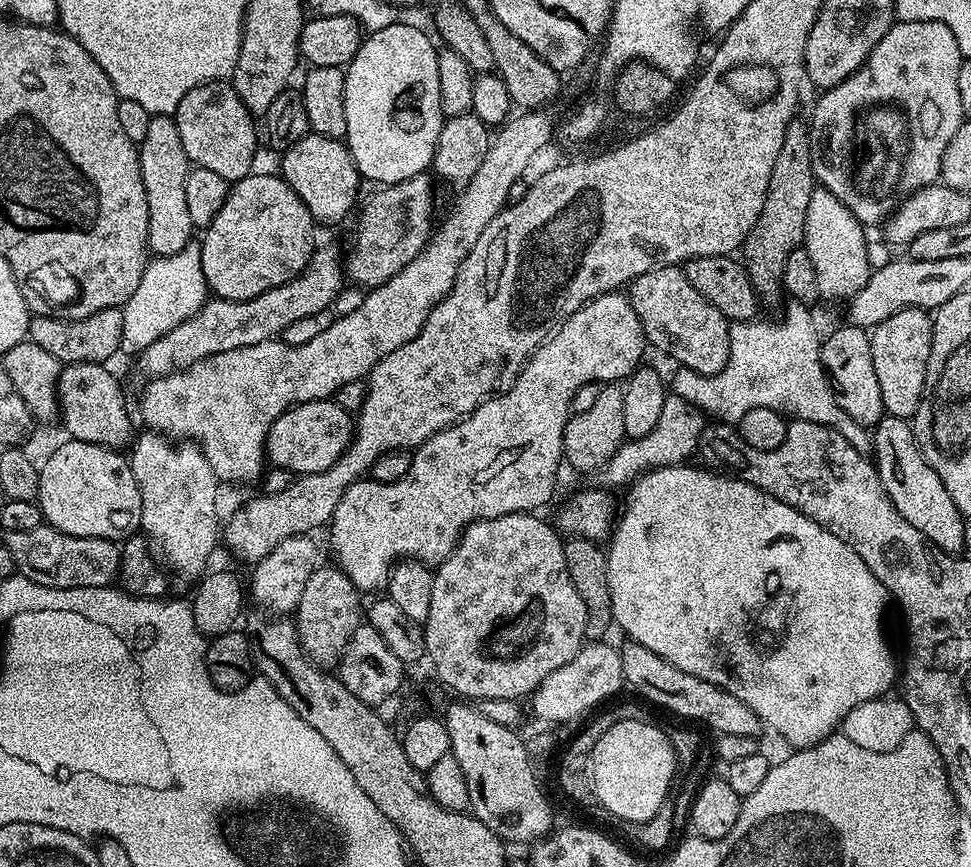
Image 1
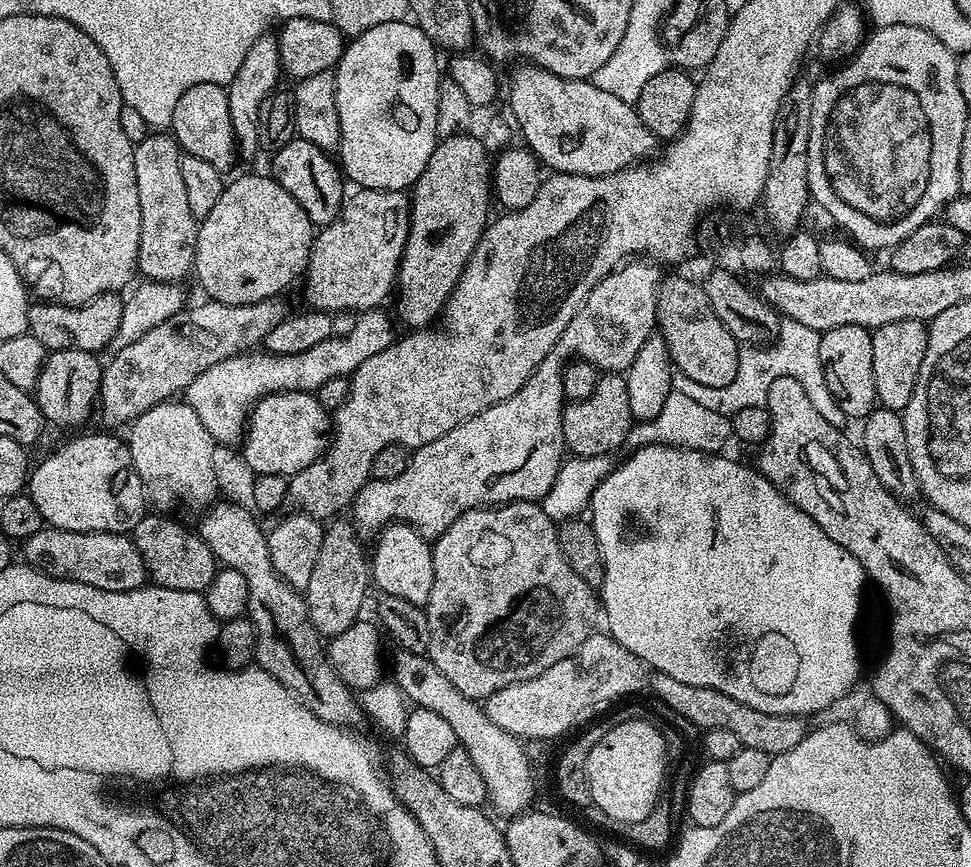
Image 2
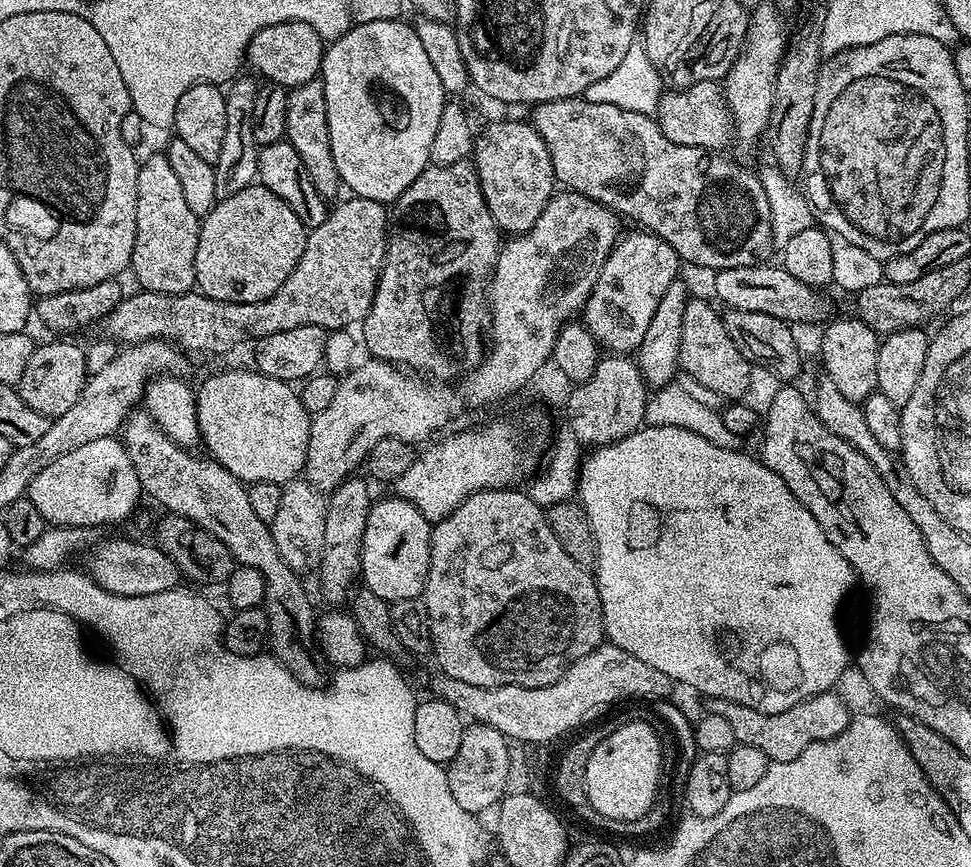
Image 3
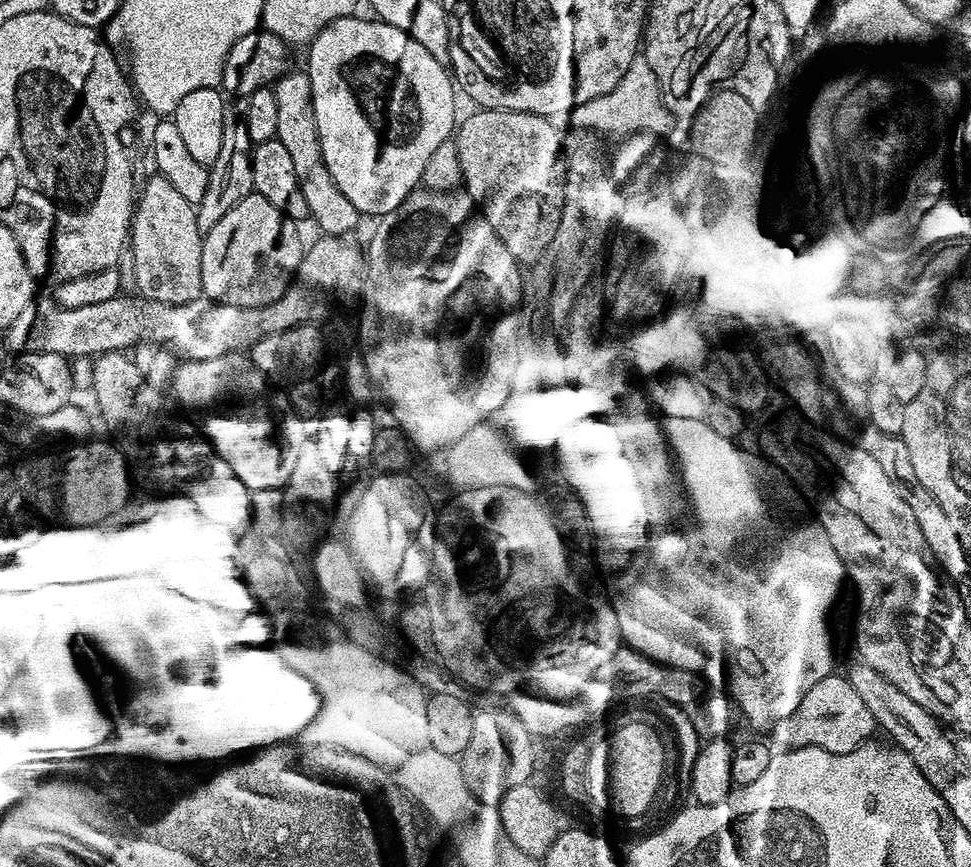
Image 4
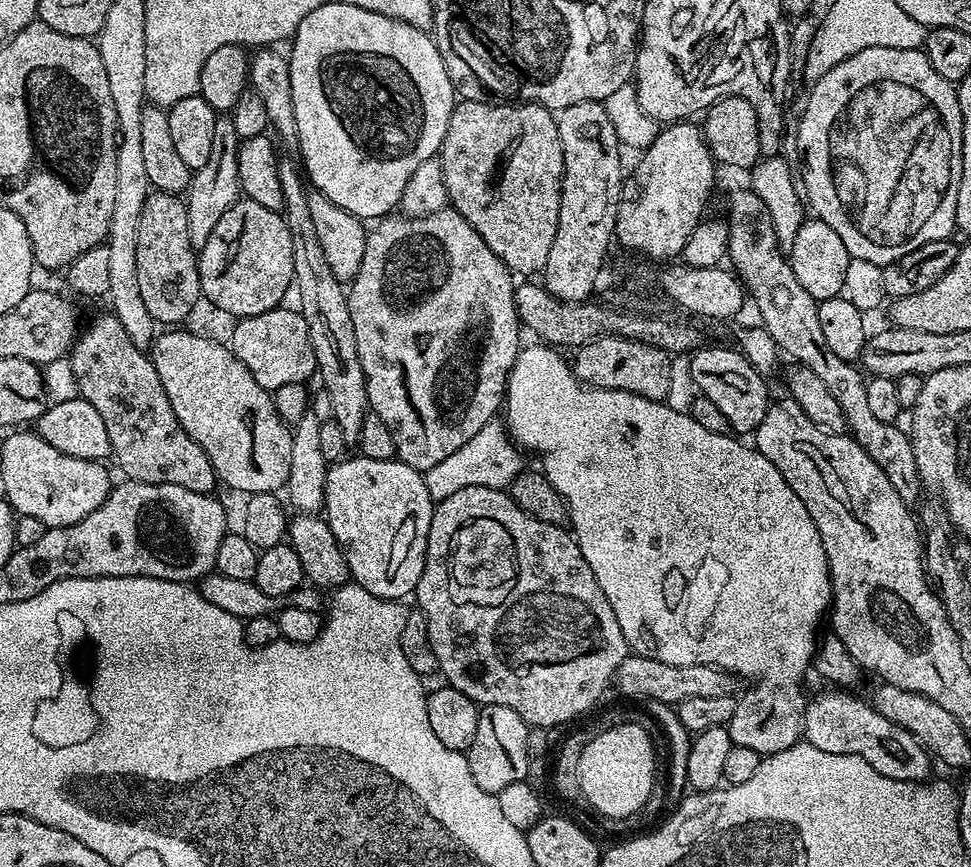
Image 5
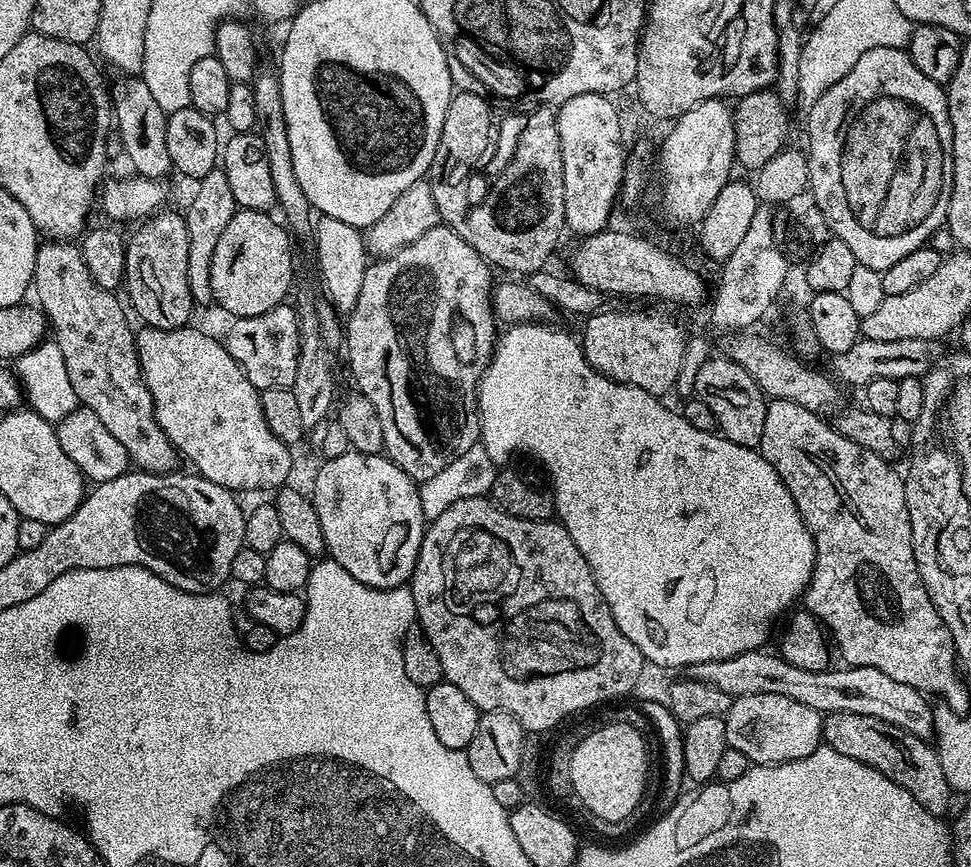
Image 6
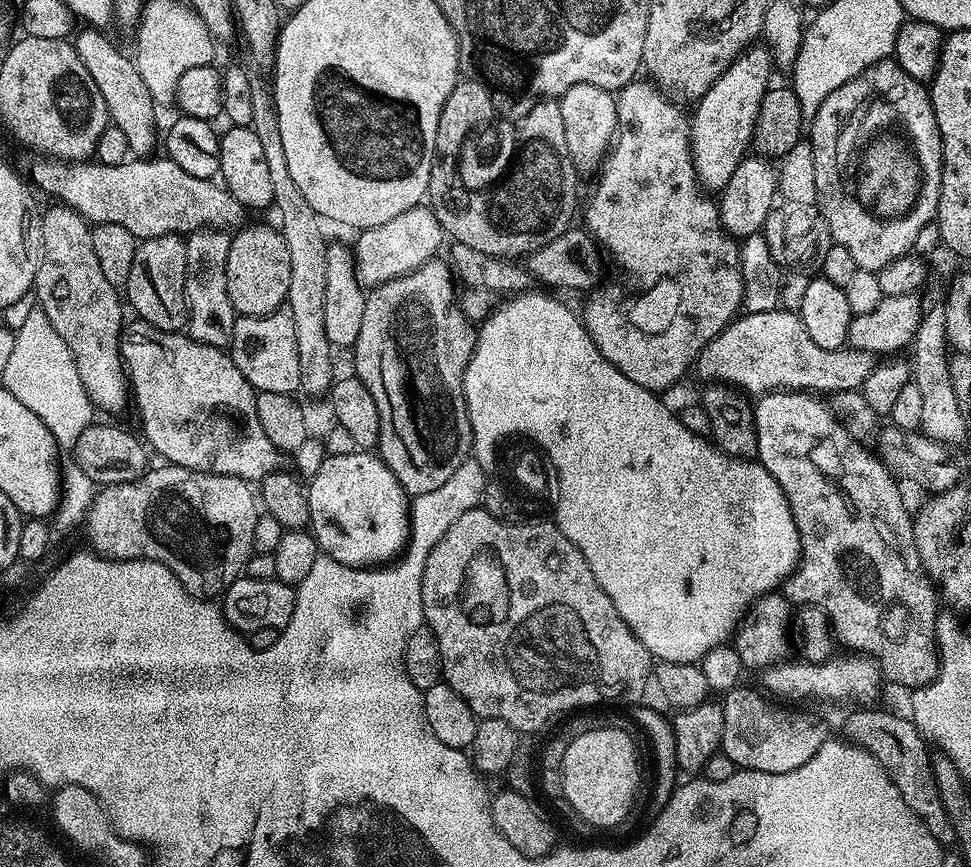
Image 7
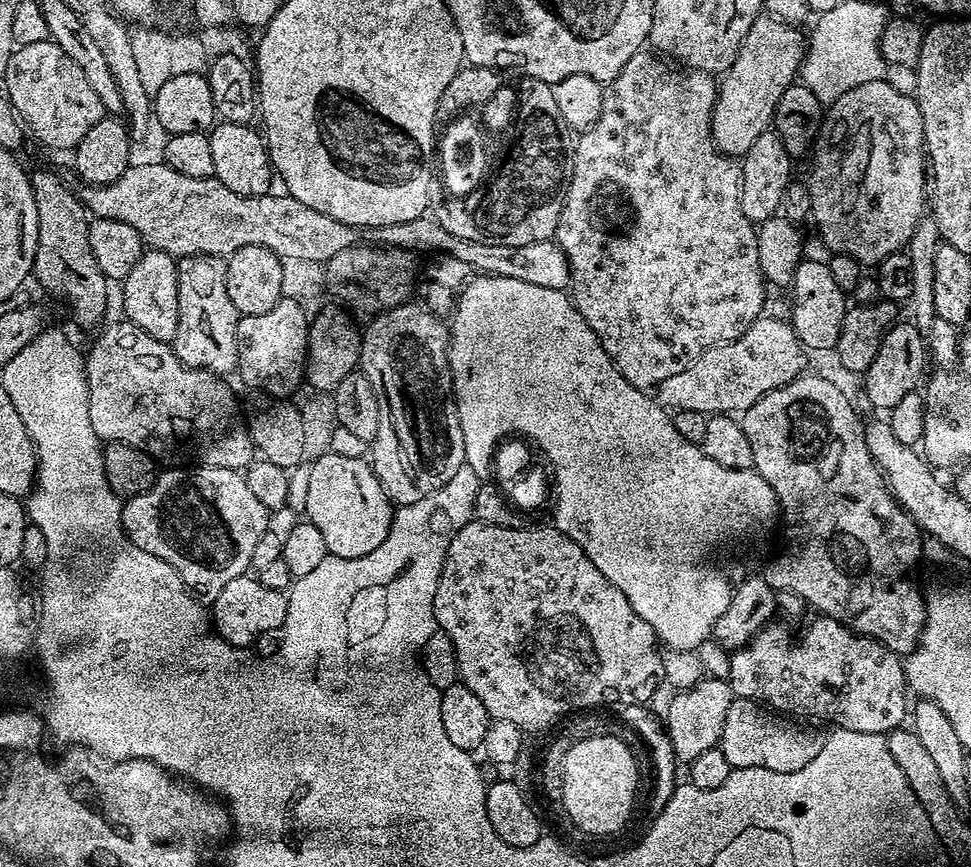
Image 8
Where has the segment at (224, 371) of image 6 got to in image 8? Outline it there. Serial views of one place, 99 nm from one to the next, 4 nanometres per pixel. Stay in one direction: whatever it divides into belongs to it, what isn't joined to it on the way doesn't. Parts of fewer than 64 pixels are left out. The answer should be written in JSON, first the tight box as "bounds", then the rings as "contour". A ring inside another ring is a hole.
{"bounds":[84,322,254,470],"contour":[[[127,322],[112,324],[93,342],[92,349],[87,349],[84,371],[88,374],[90,426],[94,426],[94,434],[98,434],[100,441],[107,442],[108,444],[134,446],[138,450],[150,454],[153,460],[157,462],[163,462],[163,460],[168,460],[164,462],[172,462],[175,461],[172,460],[175,456],[200,455],[199,463],[210,468],[234,468],[244,470],[252,463],[254,459],[252,435],[248,433],[248,426],[242,419],[242,412],[236,409],[236,396],[228,389],[228,384],[224,381],[227,379],[221,378],[215,372],[208,372],[204,368],[191,368],[190,366],[186,366],[177,358],[175,352],[172,351],[171,343],[159,340],[158,338],[150,338],[150,334],[146,334],[146,330],[142,330],[138,326]]]}

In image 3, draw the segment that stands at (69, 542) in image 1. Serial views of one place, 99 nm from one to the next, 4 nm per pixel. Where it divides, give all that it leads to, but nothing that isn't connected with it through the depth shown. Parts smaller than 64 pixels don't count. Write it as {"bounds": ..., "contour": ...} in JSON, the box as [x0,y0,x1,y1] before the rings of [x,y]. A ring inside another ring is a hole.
{"bounds":[87,540,182,596],"contour":[[[104,540],[101,544],[93,543],[87,549],[87,575],[102,590],[119,596],[145,596],[162,594],[181,583],[182,574],[173,562],[155,543],[143,544],[140,540]]]}

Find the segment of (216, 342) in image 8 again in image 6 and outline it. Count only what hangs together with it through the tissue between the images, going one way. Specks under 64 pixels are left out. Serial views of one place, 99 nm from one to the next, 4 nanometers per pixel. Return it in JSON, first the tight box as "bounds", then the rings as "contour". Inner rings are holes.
{"bounds":[183,166,238,305],"contour":[[[217,166],[210,174],[199,177],[196,193],[188,204],[188,212],[183,213],[190,242],[190,258],[186,258],[186,280],[190,282],[190,294],[197,305],[213,303],[212,299],[212,263],[214,249],[218,247],[218,238],[226,230],[230,218],[238,211],[234,194],[230,194],[230,182],[226,182],[223,167]]]}

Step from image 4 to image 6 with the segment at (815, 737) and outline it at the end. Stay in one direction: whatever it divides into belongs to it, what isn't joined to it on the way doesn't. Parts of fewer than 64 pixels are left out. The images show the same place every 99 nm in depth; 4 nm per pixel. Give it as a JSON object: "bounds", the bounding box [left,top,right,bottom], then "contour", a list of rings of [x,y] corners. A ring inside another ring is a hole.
{"bounds":[823,712,950,817],"contour":[[[830,712],[824,716],[823,743],[829,748],[838,750],[838,754],[846,754],[846,758],[854,758],[863,764],[869,764],[874,770],[886,774],[904,792],[908,792],[930,814],[938,817],[945,815],[948,808],[950,789],[946,782],[946,774],[942,774],[942,762],[935,747],[927,740],[919,740],[914,734],[902,730],[898,726],[890,726],[890,722],[882,722],[882,718],[866,718],[862,714],[849,712]]]}

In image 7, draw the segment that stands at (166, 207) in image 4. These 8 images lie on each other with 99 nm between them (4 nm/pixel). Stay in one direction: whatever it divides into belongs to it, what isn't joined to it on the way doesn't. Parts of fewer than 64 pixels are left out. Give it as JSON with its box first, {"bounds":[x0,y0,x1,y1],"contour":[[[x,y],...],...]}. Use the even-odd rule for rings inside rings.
{"bounds":[126,236,188,332],"contour":[[[159,236],[139,241],[134,254],[134,266],[130,266],[130,278],[126,285],[126,300],[130,308],[132,303],[136,311],[133,313],[163,332],[181,331],[188,319],[185,274],[186,246],[180,236]]]}

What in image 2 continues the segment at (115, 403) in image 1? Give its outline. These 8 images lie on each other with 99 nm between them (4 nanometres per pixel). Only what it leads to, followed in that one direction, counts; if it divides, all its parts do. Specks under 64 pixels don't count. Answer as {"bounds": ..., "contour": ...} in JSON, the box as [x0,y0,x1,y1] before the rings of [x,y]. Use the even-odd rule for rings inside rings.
{"bounds":[34,350,101,428],"contour":[[[58,350],[48,352],[38,382],[34,389],[34,399],[40,413],[49,425],[72,428],[83,420],[93,419],[94,409],[100,398],[101,357],[86,350]]]}

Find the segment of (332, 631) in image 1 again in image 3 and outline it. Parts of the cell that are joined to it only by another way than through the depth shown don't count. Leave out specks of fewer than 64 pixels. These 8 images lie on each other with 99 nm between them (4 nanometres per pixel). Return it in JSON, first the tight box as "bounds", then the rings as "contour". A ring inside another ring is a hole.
{"bounds":[318,474,374,606],"contour":[[[360,474],[349,476],[326,496],[328,501],[326,506],[326,546],[322,550],[322,562],[318,569],[318,577],[320,576],[320,588],[324,591],[325,598],[332,603],[329,605],[332,606],[343,605],[340,603],[343,600],[345,603],[349,599],[350,593],[361,575],[362,542],[366,534],[368,512],[374,503],[374,496],[368,493],[369,481],[363,475],[361,476]]]}

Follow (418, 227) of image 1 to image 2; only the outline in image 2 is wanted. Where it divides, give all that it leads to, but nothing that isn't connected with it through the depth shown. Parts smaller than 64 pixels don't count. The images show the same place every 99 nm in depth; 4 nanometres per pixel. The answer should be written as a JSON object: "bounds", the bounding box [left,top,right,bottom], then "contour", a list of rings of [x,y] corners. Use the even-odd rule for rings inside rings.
{"bounds":[306,188,410,314],"contour":[[[360,188],[356,190],[356,193],[349,195],[344,201],[343,208],[336,216],[334,222],[323,225],[315,233],[312,241],[312,253],[308,259],[308,270],[306,273],[306,281],[308,280],[308,292],[312,295],[313,309],[326,312],[329,314],[337,314],[336,312],[352,312],[351,314],[359,314],[369,310],[376,310],[381,307],[380,304],[388,296],[388,291],[393,291],[394,285],[398,280],[398,273],[400,271],[400,259],[404,253],[404,247],[406,246],[406,238],[408,237],[408,214],[410,211],[410,200],[404,192],[387,192],[386,190],[374,190],[373,188]]]}

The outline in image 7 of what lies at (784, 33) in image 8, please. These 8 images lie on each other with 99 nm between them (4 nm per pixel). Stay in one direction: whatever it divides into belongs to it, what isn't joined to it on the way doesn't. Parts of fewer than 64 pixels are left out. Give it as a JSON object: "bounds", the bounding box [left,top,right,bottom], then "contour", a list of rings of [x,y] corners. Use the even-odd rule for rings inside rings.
{"bounds":[690,46,772,189],"contour":[[[764,46],[750,47],[713,82],[704,96],[695,101],[696,113],[693,111],[690,116],[692,155],[697,177],[705,189],[724,189],[726,182],[730,182],[730,174],[734,174],[749,155],[756,119],[762,98],[768,93],[772,72],[771,51]]]}

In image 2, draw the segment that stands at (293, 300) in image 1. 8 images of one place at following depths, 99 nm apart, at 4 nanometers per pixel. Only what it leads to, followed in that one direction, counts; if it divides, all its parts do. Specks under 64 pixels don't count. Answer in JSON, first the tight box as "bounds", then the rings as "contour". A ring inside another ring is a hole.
{"bounds":[98,296,286,430],"contour":[[[272,296],[253,304],[219,304],[217,300],[208,300],[193,308],[191,305],[142,334],[138,342],[130,342],[130,346],[119,349],[100,373],[98,420],[100,416],[105,424],[101,425],[108,430],[123,429],[146,414],[146,410],[183,393],[202,370],[210,370],[210,366],[226,358],[263,345],[266,334],[284,320],[286,309],[282,301],[280,296]]]}

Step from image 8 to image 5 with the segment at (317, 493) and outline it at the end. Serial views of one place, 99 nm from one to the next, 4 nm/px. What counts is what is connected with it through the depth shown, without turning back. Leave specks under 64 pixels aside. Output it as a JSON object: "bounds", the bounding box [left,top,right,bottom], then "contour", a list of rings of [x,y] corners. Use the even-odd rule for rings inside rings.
{"bounds":[322,454,434,601],"contour":[[[353,454],[341,464],[333,463],[326,474],[322,512],[330,530],[334,530],[334,538],[338,538],[351,579],[383,600],[403,601],[404,596],[411,597],[415,593],[424,569],[433,507],[434,501],[430,498],[430,490],[426,490],[423,475],[416,468],[403,464],[399,458],[379,460]]]}

